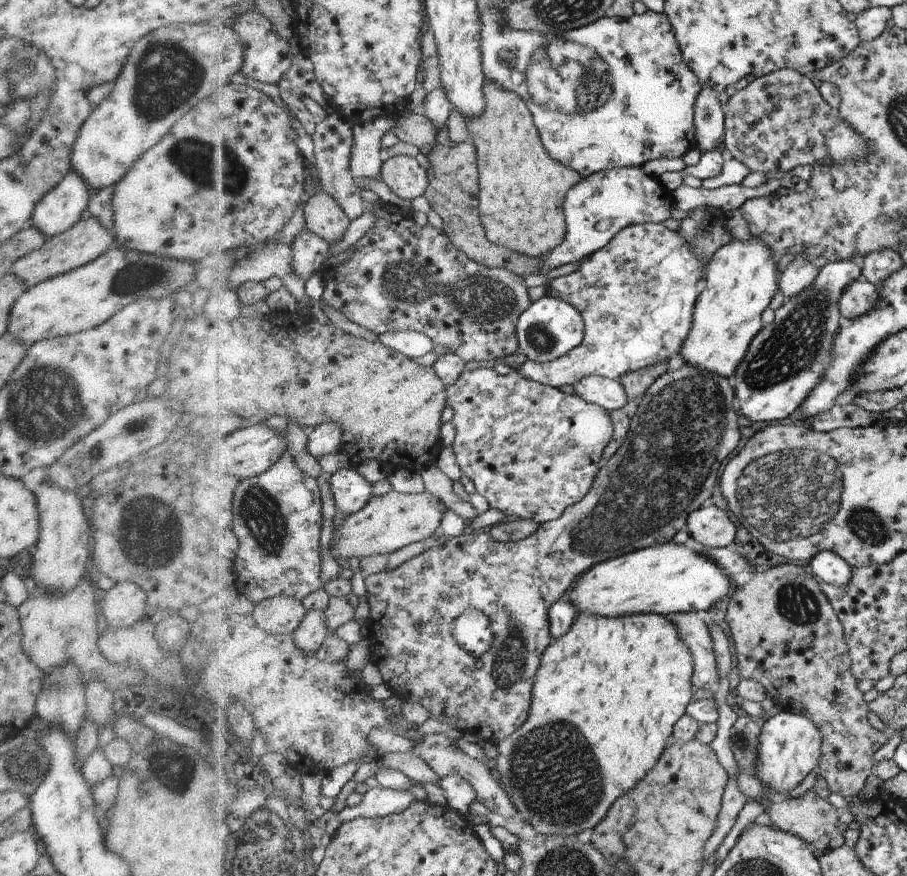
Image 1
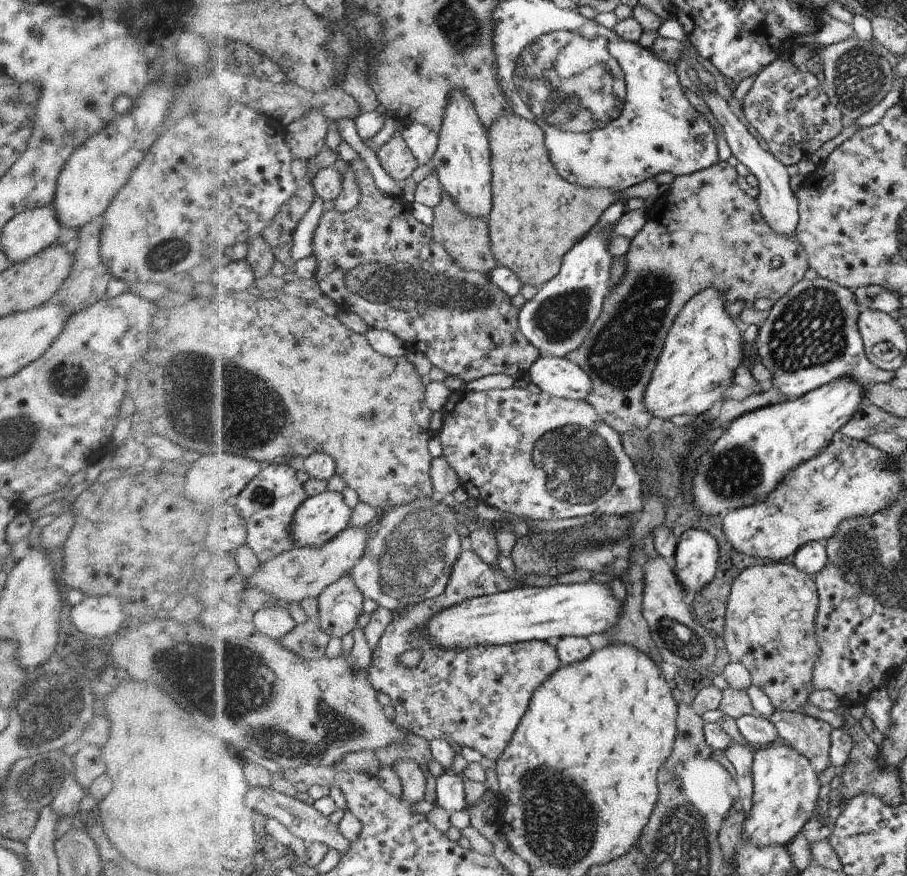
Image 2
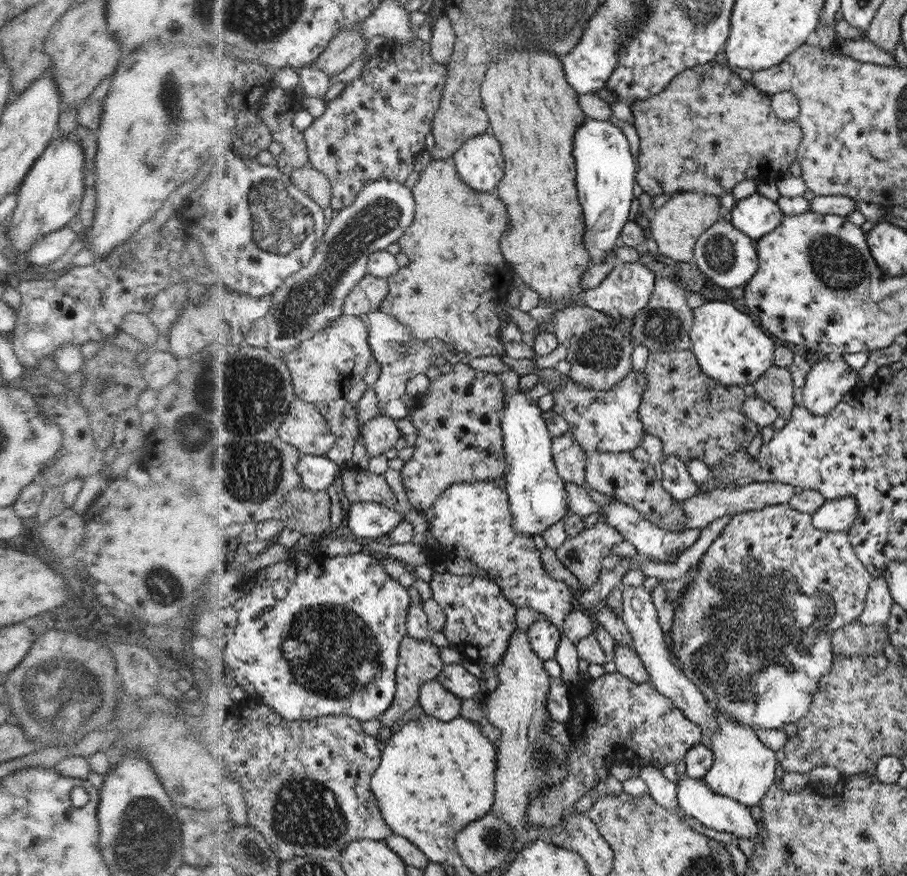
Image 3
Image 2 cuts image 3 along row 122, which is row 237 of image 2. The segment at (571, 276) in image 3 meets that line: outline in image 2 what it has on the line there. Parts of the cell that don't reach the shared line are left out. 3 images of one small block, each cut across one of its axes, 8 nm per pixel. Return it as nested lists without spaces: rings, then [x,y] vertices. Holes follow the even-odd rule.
[[[520,115],[501,116],[488,132],[489,147],[493,149],[493,210],[487,220],[491,251],[498,265],[508,267],[523,285],[540,288],[554,278],[560,270],[562,259],[569,250],[598,222],[611,205],[622,201],[624,195],[610,189],[586,188],[567,181],[552,166],[545,144],[545,131],[535,122]]]

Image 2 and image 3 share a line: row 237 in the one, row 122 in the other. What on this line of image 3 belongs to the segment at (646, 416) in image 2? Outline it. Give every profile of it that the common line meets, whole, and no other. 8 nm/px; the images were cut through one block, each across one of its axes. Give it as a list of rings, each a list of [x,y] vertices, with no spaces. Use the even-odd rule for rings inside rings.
[[[716,60],[686,69],[674,77],[668,88],[653,97],[637,100],[630,109],[640,140],[638,184],[651,197],[694,191],[721,198],[743,180],[782,176],[797,159],[798,145],[804,138],[804,131],[797,121],[784,122],[774,114],[770,95],[762,93]]]

